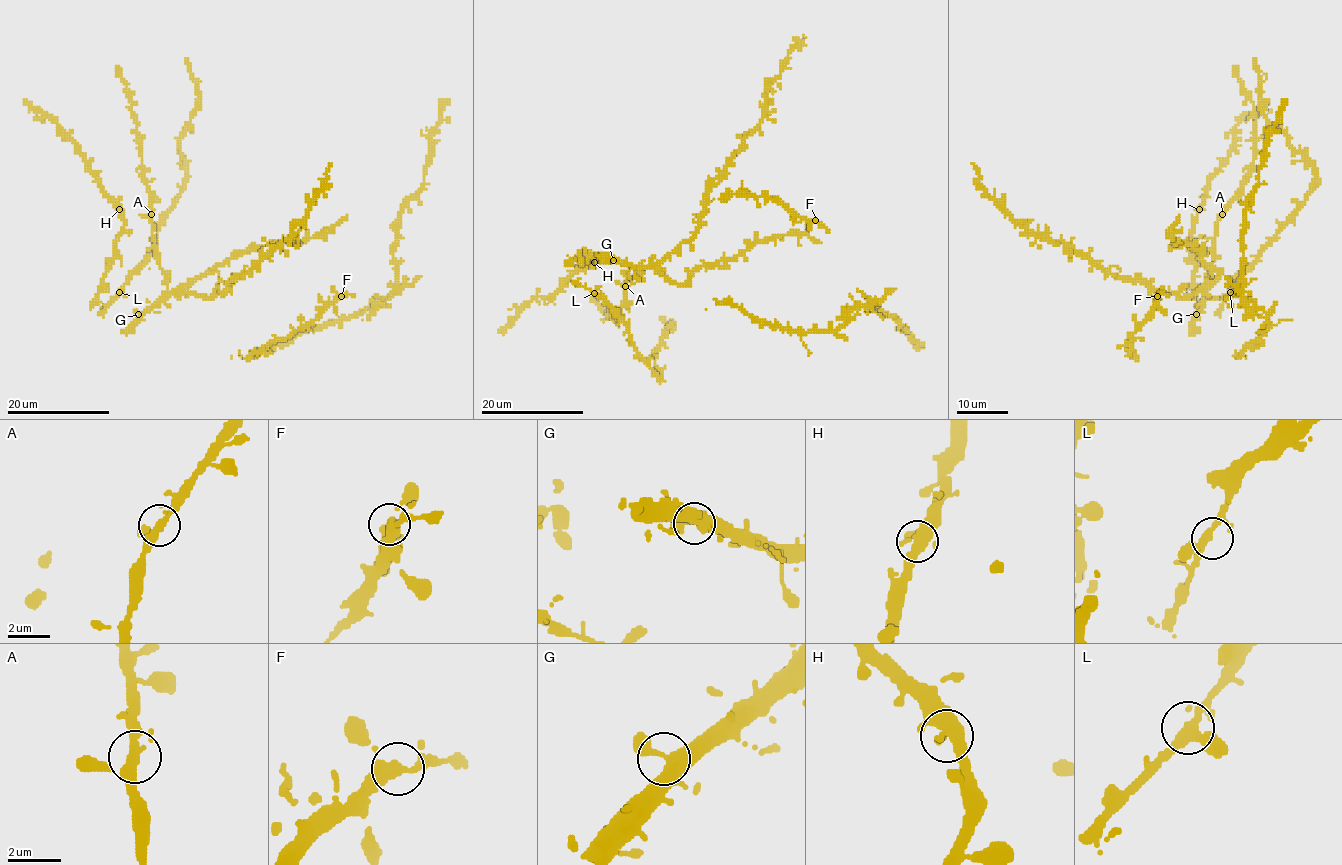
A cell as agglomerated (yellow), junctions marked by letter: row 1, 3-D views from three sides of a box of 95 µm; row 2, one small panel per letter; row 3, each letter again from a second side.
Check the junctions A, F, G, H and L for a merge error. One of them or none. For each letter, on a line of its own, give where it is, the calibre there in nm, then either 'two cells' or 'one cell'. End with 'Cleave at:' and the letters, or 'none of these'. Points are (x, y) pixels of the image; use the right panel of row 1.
A: (1222, 214) | 300 nm | one cell
F: (1157, 296) | 320 nm | one cell
G: (1196, 314) | 360 nm | one cell
H: (1199, 209) | 360 nm | one cell
L: (1230, 292) | 300 nm | one cell
Cleave at: none of these

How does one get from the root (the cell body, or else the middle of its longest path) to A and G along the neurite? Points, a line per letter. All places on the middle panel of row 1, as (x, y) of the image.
A: (710, 262), (703, 264), (680, 284), (667, 280), (653, 269), (642, 268), (637, 275), (627, 279), (626, 285)
G: (710, 262), (703, 264), (683, 283), (676, 284), (653, 269), (633, 268), (613, 260)

